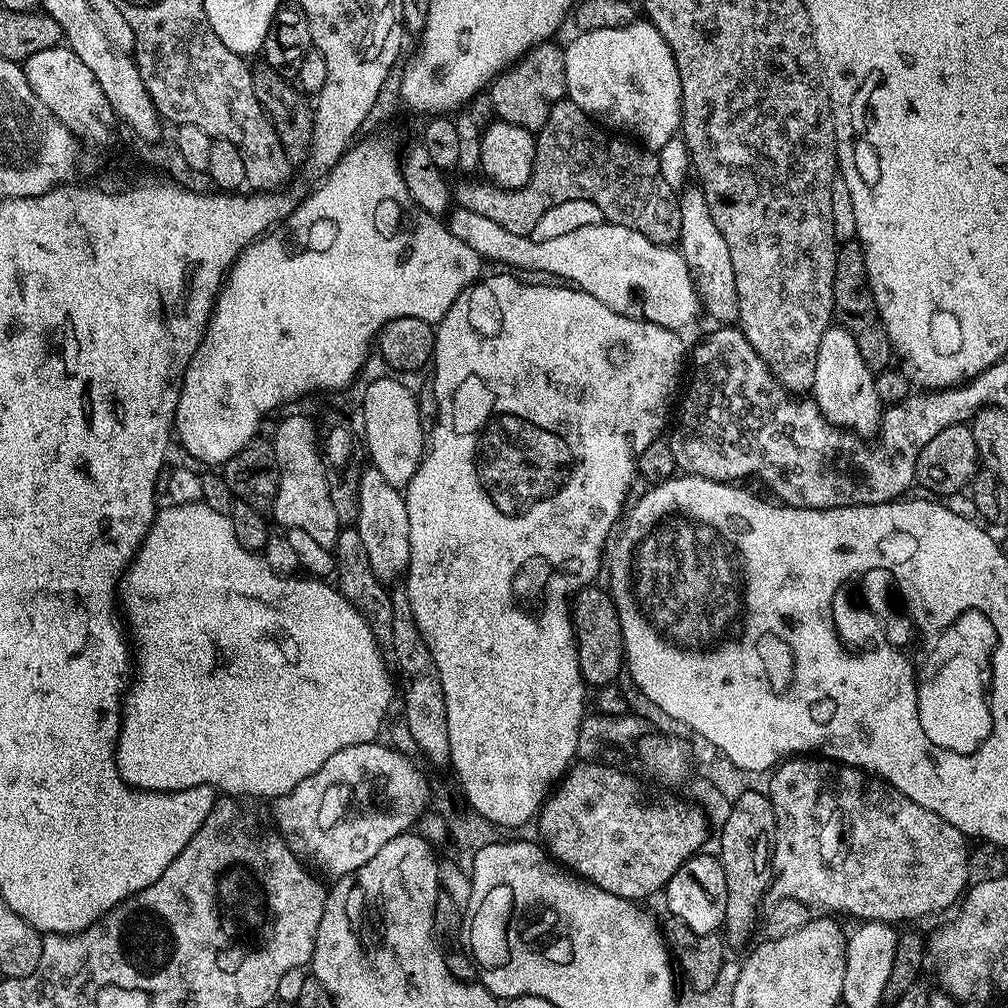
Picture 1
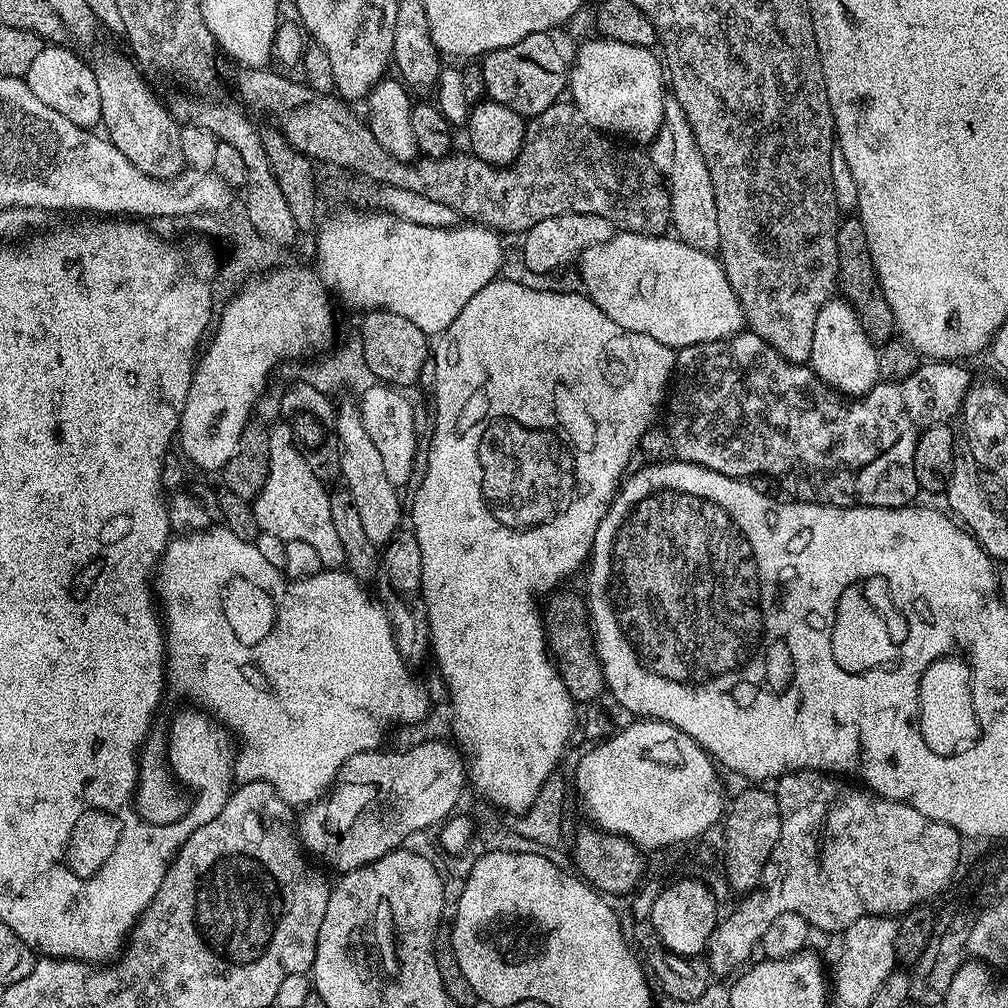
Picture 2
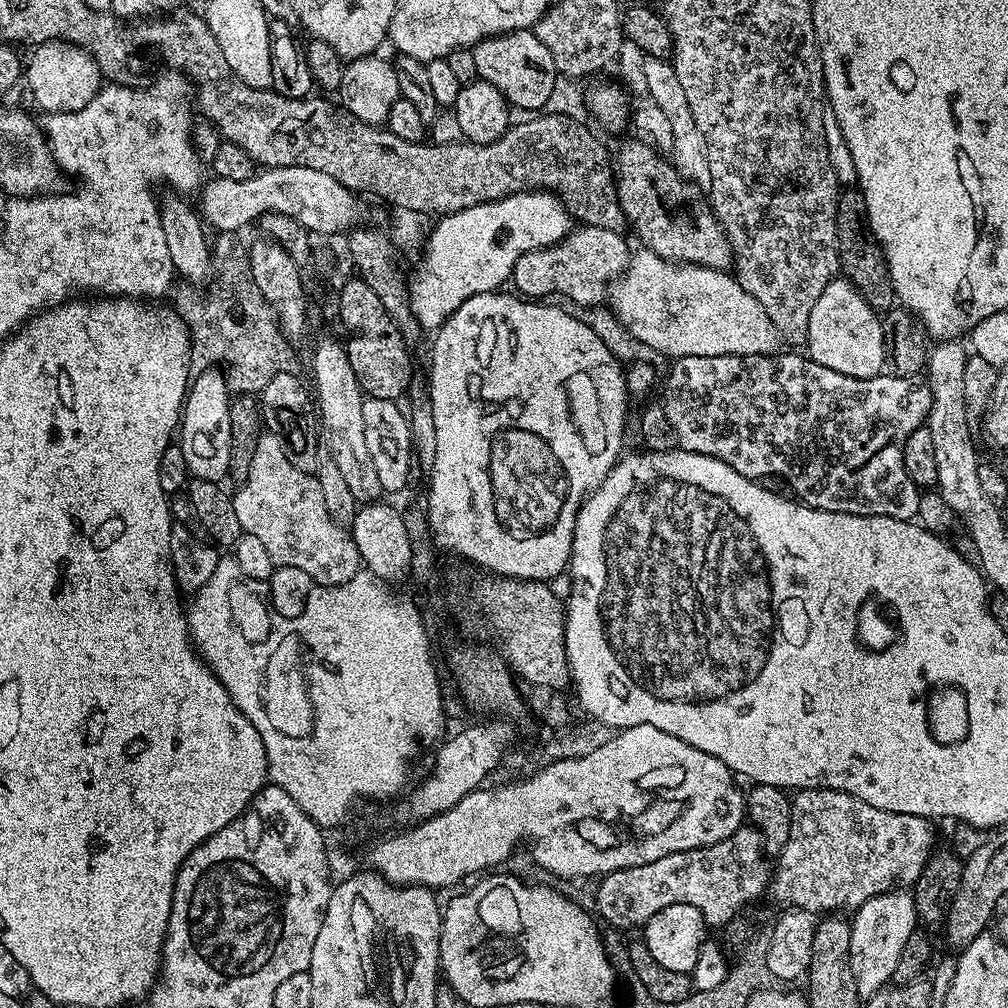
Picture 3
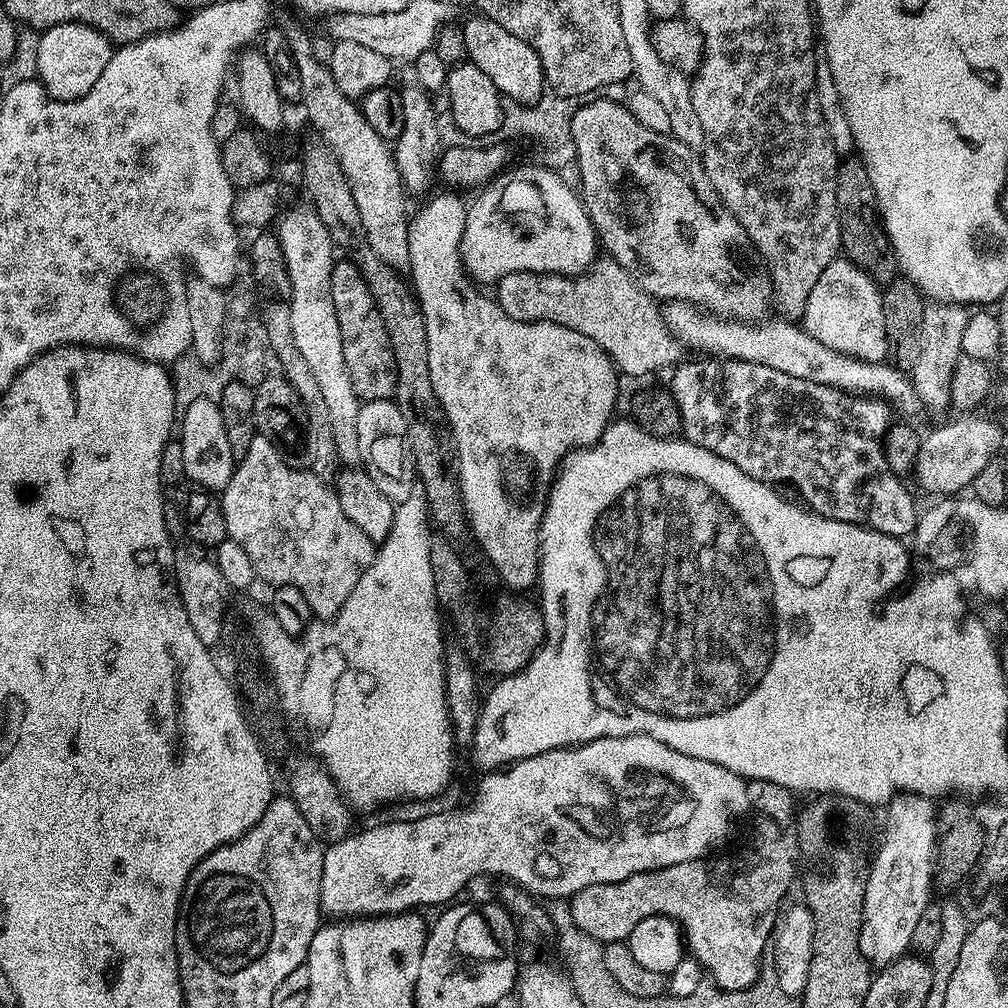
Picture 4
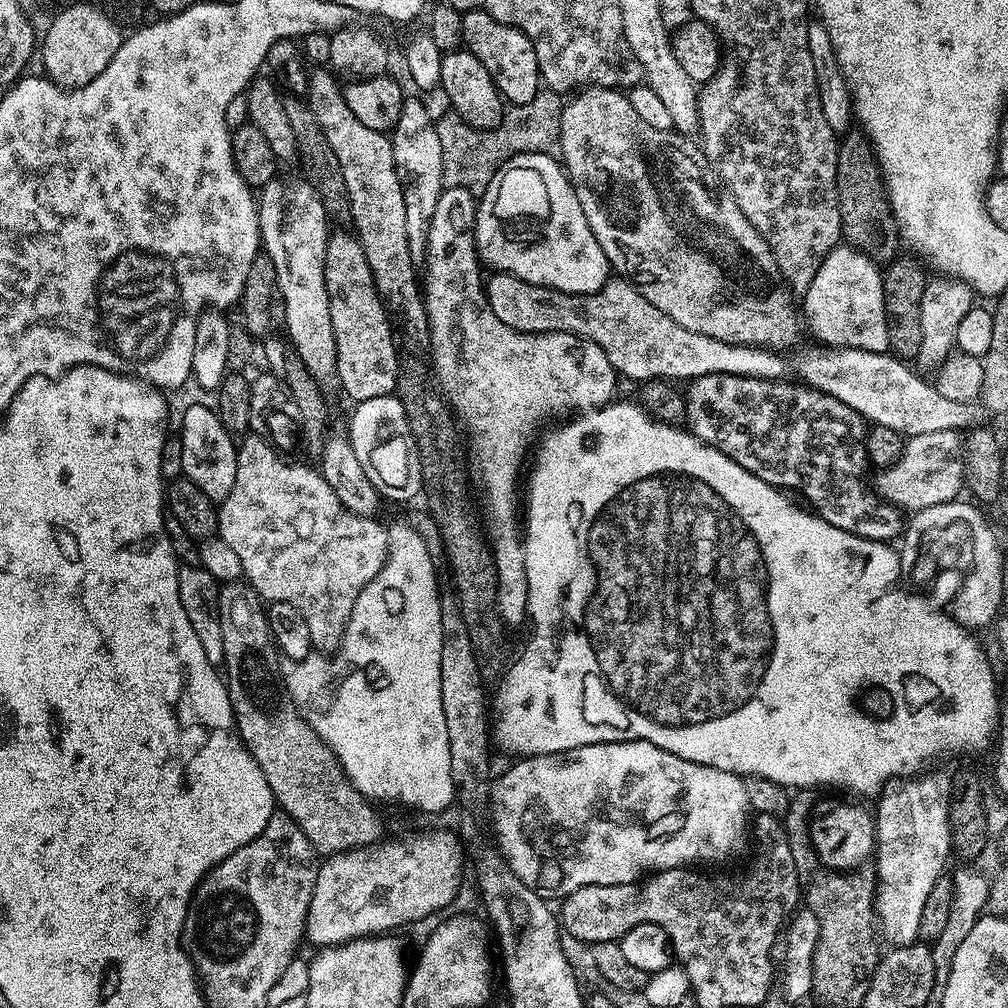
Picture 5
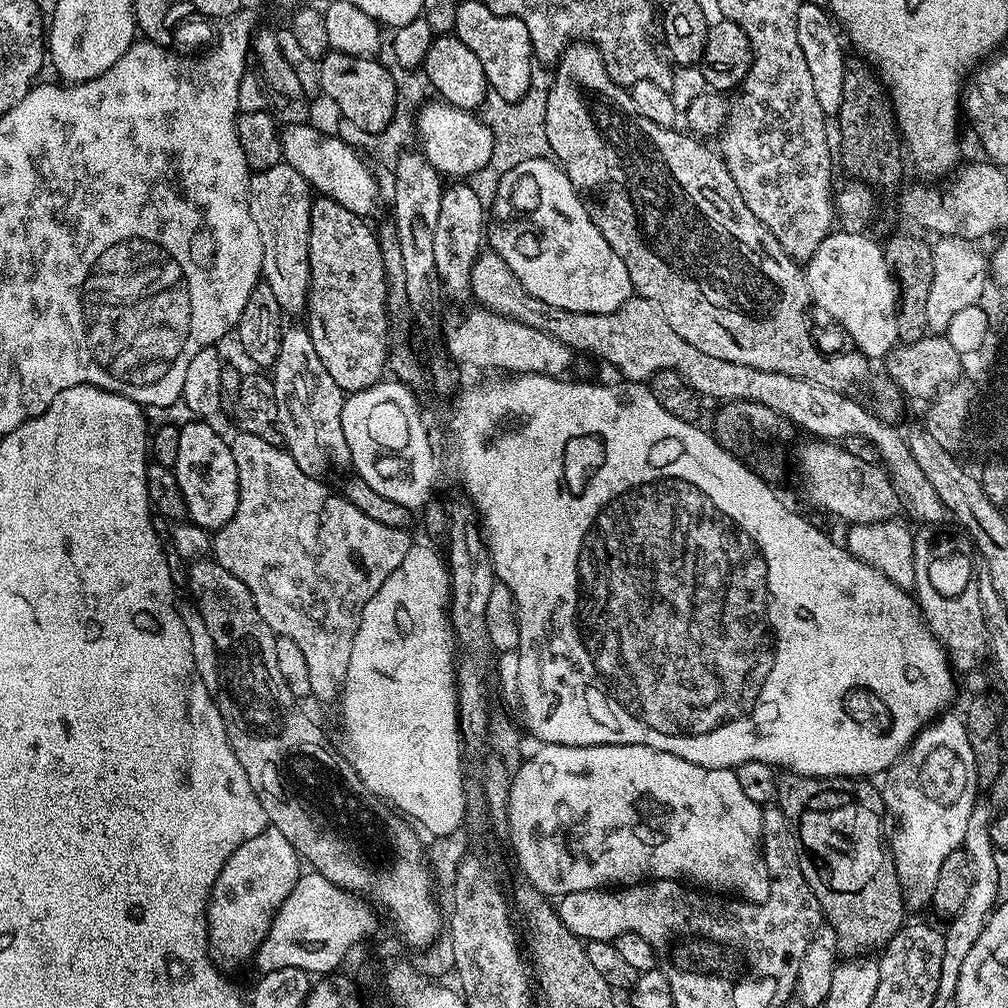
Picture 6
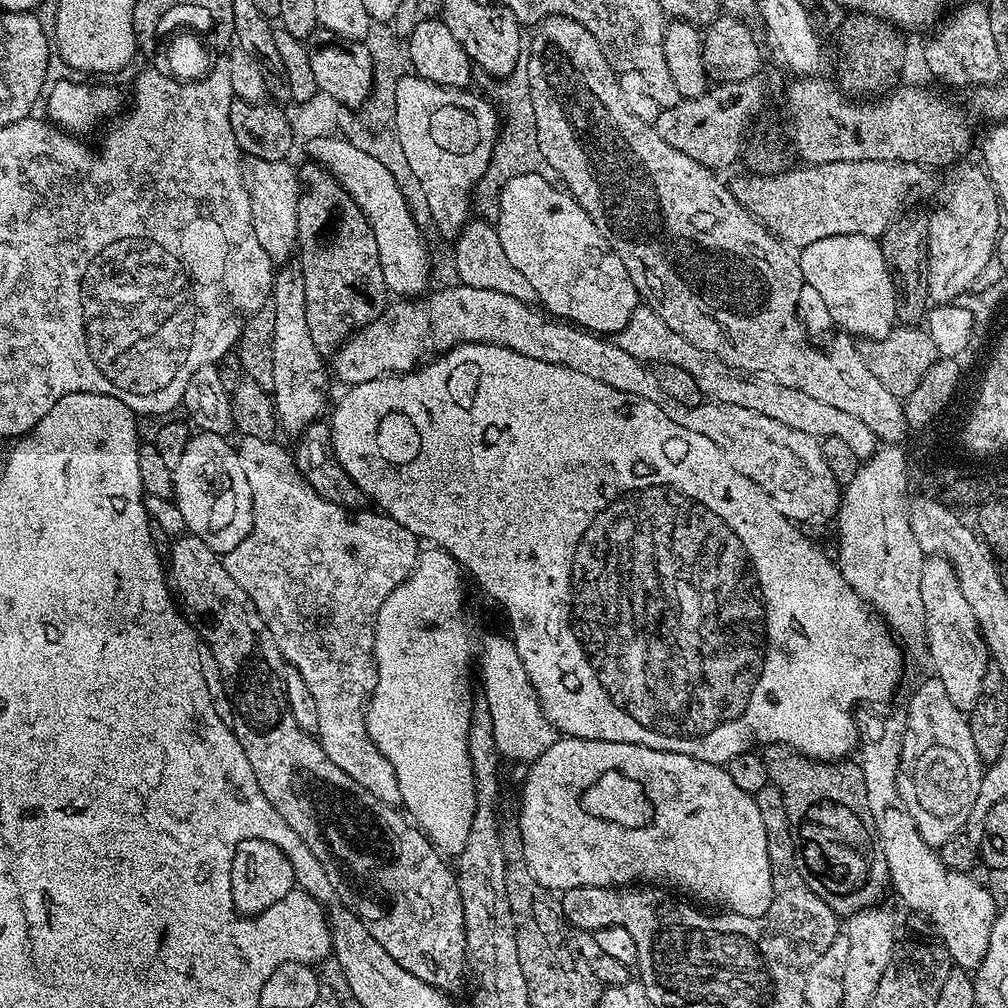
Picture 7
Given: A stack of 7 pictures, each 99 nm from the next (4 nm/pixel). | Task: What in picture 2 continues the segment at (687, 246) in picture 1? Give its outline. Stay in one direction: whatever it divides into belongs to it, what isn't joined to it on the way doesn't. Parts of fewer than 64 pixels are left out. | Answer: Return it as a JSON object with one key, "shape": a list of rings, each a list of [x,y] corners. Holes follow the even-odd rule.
{"shape":[[[674,94],[664,97],[664,127],[670,130],[674,141],[674,162],[666,173],[666,187],[670,198],[670,210],[672,211],[671,227],[676,228],[675,235],[685,244],[694,246],[703,252],[715,253],[720,246],[718,234],[718,202],[714,202],[714,186],[710,178],[710,166],[706,166],[706,158],[702,150],[698,150],[698,138],[694,138],[694,130],[690,126],[690,118],[686,118],[686,110],[682,110],[682,102]]]}

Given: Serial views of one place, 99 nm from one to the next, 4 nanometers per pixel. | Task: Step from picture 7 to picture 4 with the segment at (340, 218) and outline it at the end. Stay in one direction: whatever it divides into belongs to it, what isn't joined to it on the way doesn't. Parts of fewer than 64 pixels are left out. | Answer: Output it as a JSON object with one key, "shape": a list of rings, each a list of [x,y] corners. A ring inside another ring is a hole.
{"shape":[[[341,258],[333,263],[330,274],[330,298],[334,298],[334,314],[338,314],[338,330],[342,330],[342,354],[346,358],[346,370],[354,386],[354,394],[361,402],[392,400],[396,395],[396,363],[392,353],[392,343],[386,334],[382,314],[374,302],[374,294],[370,294],[370,286],[366,286],[366,278],[362,278],[358,266],[354,266],[352,260]]]}

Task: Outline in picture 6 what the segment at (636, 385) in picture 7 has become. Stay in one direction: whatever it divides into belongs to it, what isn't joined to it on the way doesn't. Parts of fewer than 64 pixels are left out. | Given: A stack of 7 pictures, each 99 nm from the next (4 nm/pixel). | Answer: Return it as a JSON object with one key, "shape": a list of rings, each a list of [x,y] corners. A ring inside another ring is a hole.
{"shape":[[[472,306],[469,312],[447,313],[442,324],[443,347],[448,355],[452,357],[457,365],[469,364],[472,368],[505,368],[508,374],[527,374],[536,372],[540,376],[563,377],[564,372],[572,364],[573,349],[568,348],[558,338],[546,334],[542,330],[534,330],[534,326],[526,326],[509,316],[503,316],[497,312],[492,312],[489,308]]]}

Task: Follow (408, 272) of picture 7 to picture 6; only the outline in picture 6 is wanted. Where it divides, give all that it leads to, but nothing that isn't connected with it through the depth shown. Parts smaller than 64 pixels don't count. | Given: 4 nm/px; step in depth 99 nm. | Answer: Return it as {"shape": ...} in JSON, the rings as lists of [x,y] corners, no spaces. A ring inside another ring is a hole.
{"shape":[[[286,124],[280,128],[283,163],[289,164],[319,195],[346,206],[354,214],[368,218],[380,200],[380,188],[372,172],[356,157],[356,152],[339,135],[324,135],[306,124]]]}

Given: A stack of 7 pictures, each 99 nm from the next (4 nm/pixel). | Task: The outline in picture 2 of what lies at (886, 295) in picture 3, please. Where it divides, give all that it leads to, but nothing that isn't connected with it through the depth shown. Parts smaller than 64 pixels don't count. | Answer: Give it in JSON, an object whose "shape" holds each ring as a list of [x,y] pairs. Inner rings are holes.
{"shape":[[[844,218],[837,223],[836,241],[838,242],[838,292],[843,299],[847,300],[848,305],[858,314],[858,322],[862,322],[862,330],[866,330],[868,339],[877,346],[884,346],[897,335],[898,329],[894,310],[890,310],[890,302],[886,294],[882,294],[880,280],[876,277],[874,262],[870,258],[870,246],[866,242],[866,230],[862,226],[859,218]]]}

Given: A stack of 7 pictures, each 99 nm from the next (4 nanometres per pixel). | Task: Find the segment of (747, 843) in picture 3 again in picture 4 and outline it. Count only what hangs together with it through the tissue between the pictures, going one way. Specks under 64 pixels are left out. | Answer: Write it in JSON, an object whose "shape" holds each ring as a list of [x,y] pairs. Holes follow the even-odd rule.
{"shape":[[[757,815],[755,819],[748,845],[733,856],[713,855],[702,860],[678,862],[678,866],[666,866],[634,874],[622,882],[586,886],[586,890],[576,893],[570,900],[572,917],[578,930],[601,942],[627,941],[634,926],[638,926],[642,918],[665,916],[680,925],[691,959],[700,963],[712,984],[726,991],[740,991],[751,987],[759,978],[760,955],[770,944],[776,930],[776,921],[780,919],[780,913],[789,899],[787,896],[792,888],[792,879],[796,876],[796,860],[792,857],[793,845],[790,840],[788,845],[788,840],[784,837],[785,829],[769,816]]]}

